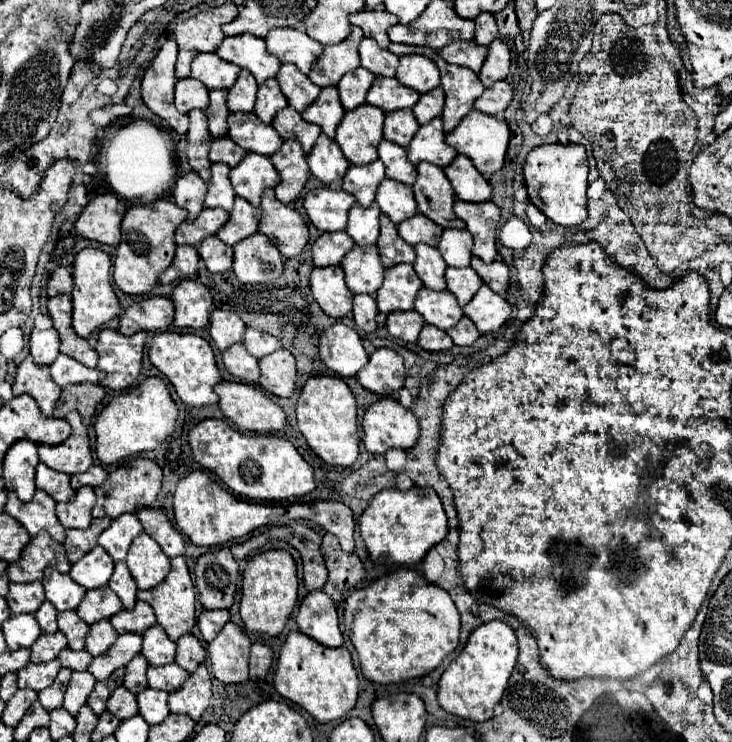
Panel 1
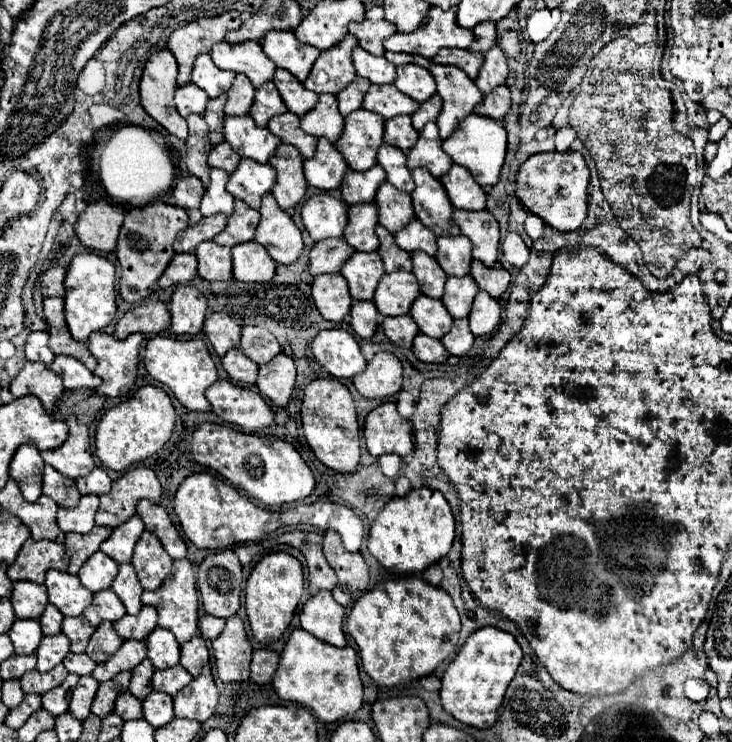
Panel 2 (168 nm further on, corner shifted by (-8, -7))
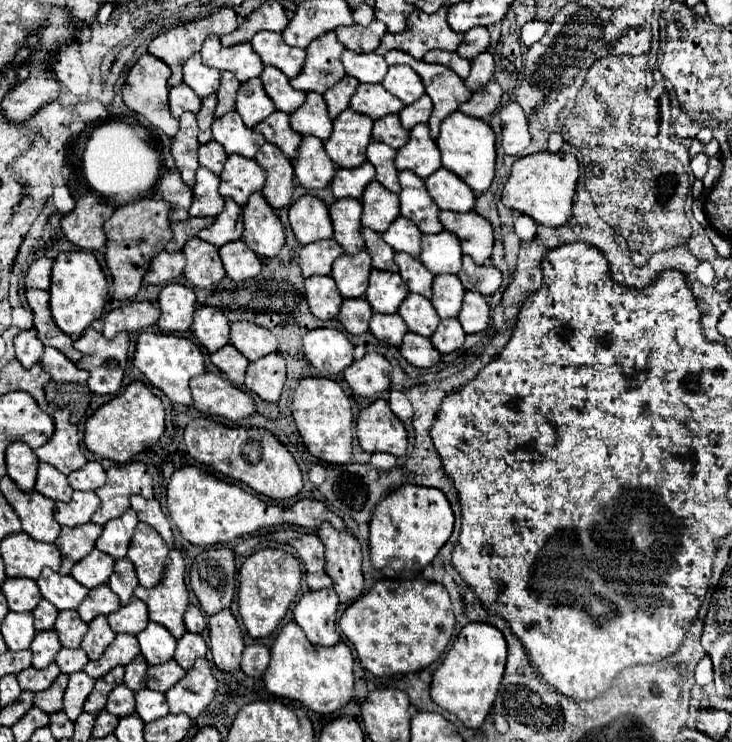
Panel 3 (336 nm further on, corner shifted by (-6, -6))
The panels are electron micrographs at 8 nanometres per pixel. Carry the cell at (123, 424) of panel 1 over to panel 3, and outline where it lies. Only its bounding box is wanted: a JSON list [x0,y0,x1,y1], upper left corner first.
[85,382,165,464]

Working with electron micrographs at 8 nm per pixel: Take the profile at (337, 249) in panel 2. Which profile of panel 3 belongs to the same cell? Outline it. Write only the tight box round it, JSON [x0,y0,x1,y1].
[299,238,345,278]

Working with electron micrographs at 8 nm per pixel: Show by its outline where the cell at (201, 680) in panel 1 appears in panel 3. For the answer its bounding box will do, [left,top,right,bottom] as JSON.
[165,658,217,718]

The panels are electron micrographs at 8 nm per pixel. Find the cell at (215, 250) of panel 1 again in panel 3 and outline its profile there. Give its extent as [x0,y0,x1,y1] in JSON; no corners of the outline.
[183,238,225,288]

